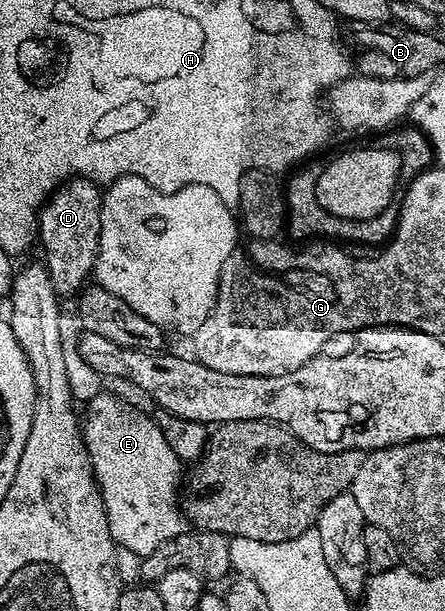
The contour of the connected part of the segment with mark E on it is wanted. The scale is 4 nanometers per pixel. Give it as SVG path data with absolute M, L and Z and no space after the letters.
M101 392L89 404L89 413L83 416L83 435L89 458L105 503L105 513L114 544L126 548L142 558L150 556L161 544L167 543L173 536L186 531L187 520L179 503L179 489L183 484L183 462L167 446L159 430L156 419L144 416L137 408L132 408L125 400Z

